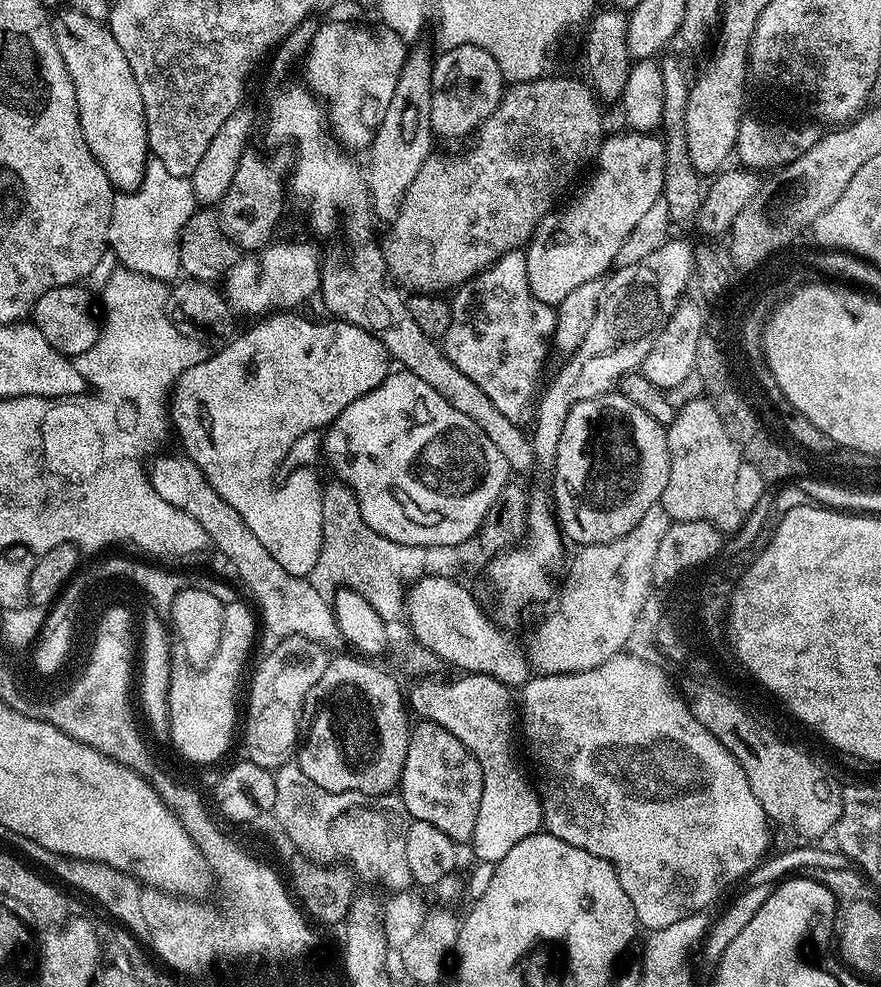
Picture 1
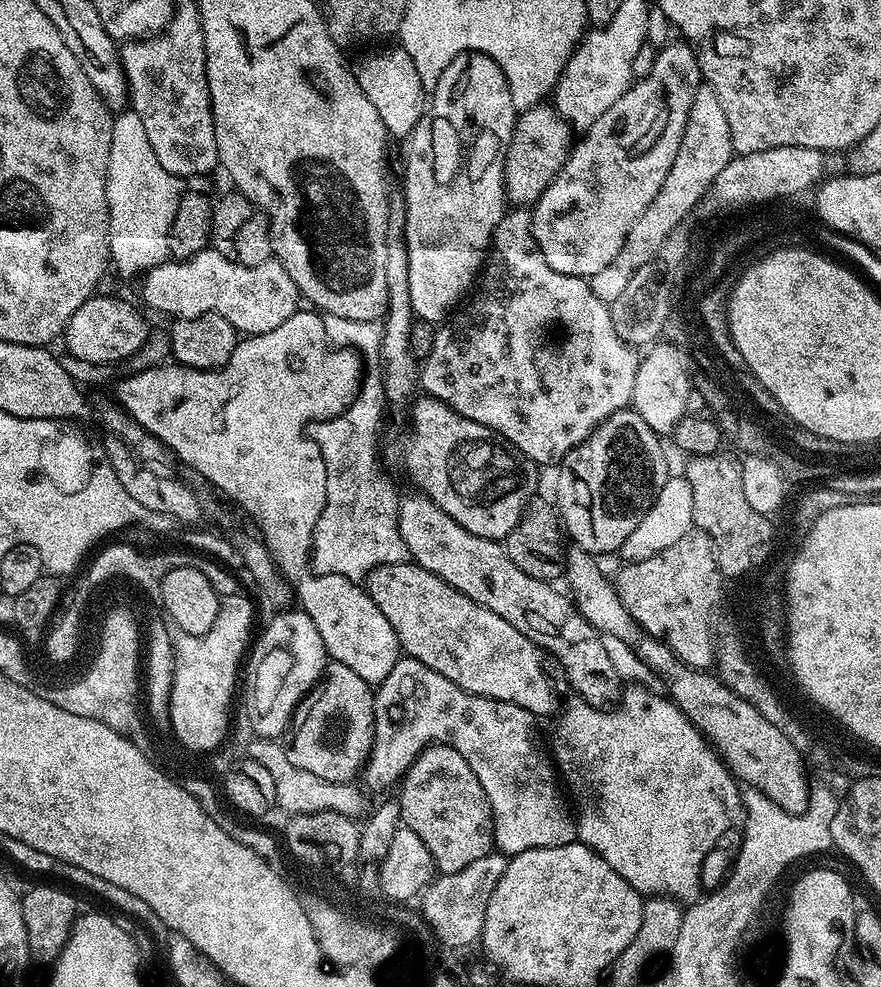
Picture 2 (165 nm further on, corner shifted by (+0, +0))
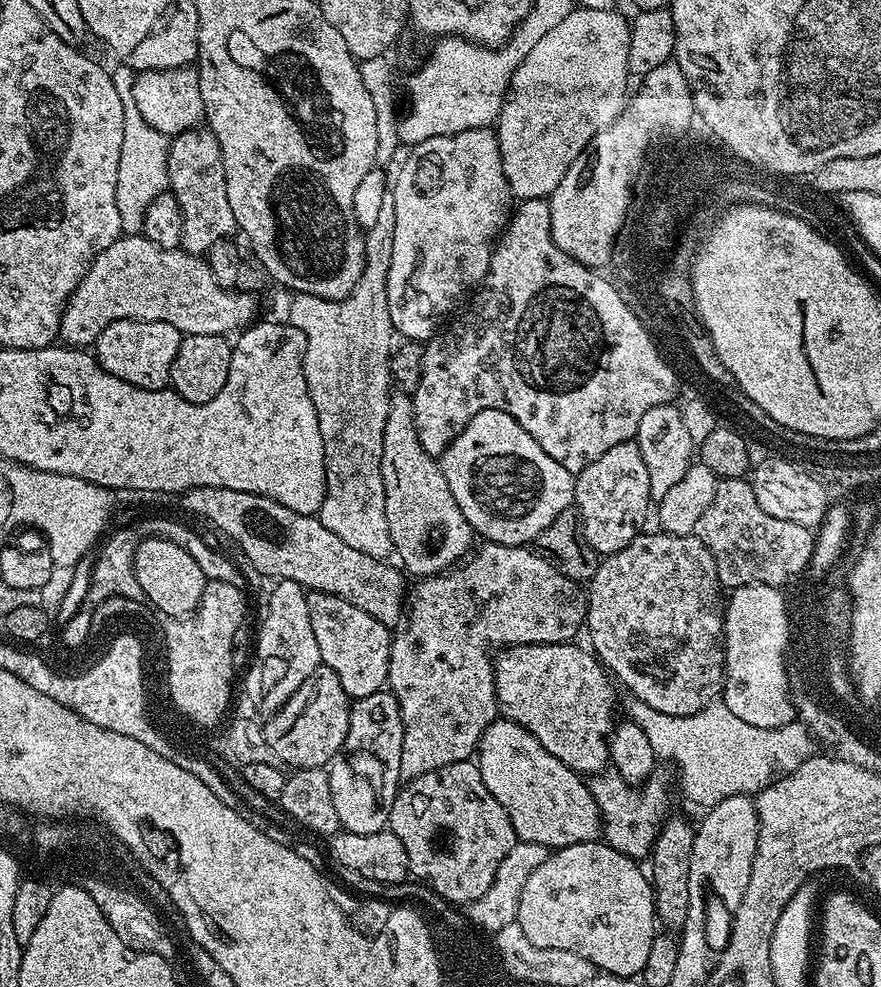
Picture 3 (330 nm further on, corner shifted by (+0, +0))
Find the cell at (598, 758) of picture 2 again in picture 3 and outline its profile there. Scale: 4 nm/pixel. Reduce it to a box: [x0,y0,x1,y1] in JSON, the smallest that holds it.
[587,770,668,858]

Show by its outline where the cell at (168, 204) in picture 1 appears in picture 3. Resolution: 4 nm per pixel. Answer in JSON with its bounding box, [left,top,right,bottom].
[112,66,169,234]

